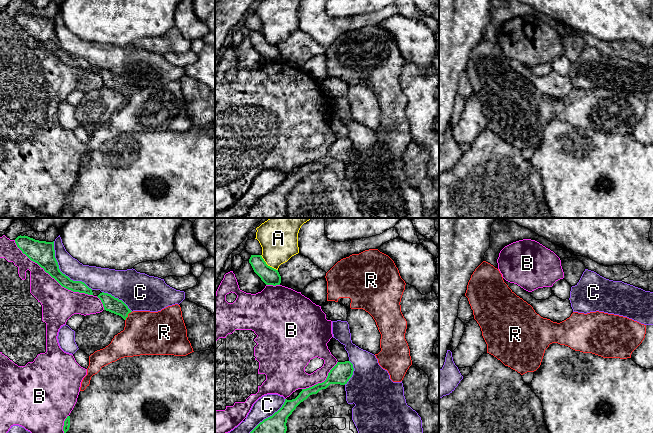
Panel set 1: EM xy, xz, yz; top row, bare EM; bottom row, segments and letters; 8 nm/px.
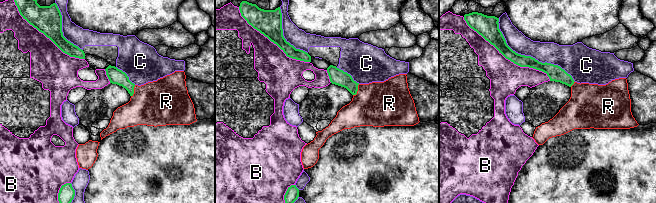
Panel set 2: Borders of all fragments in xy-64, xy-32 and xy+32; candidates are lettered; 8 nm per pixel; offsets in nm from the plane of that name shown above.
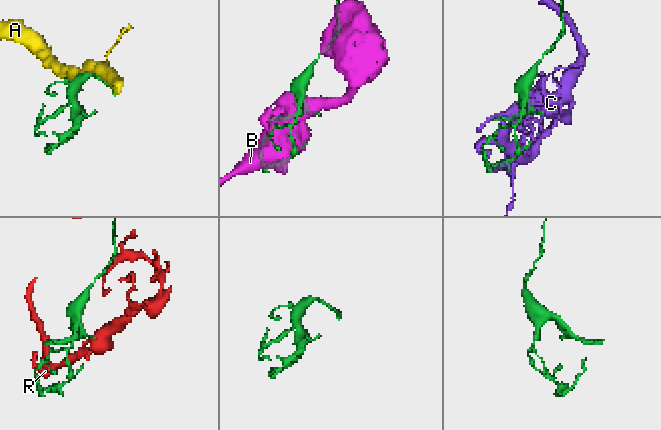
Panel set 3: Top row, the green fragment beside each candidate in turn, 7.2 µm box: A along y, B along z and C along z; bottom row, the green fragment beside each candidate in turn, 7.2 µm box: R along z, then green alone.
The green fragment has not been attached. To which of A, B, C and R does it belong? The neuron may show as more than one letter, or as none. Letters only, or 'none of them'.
R

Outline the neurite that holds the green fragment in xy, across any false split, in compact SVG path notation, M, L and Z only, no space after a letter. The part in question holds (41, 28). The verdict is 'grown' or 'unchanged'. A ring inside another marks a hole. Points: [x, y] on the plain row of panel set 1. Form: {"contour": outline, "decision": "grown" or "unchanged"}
{"contour": "M20 11L15 15L15 19L23 30L43 44L62 63L73 68L93 71L92 65L84 58L73 57L60 47L55 34L54 17L39 17L25 11Z", "decision": "unchanged"}

